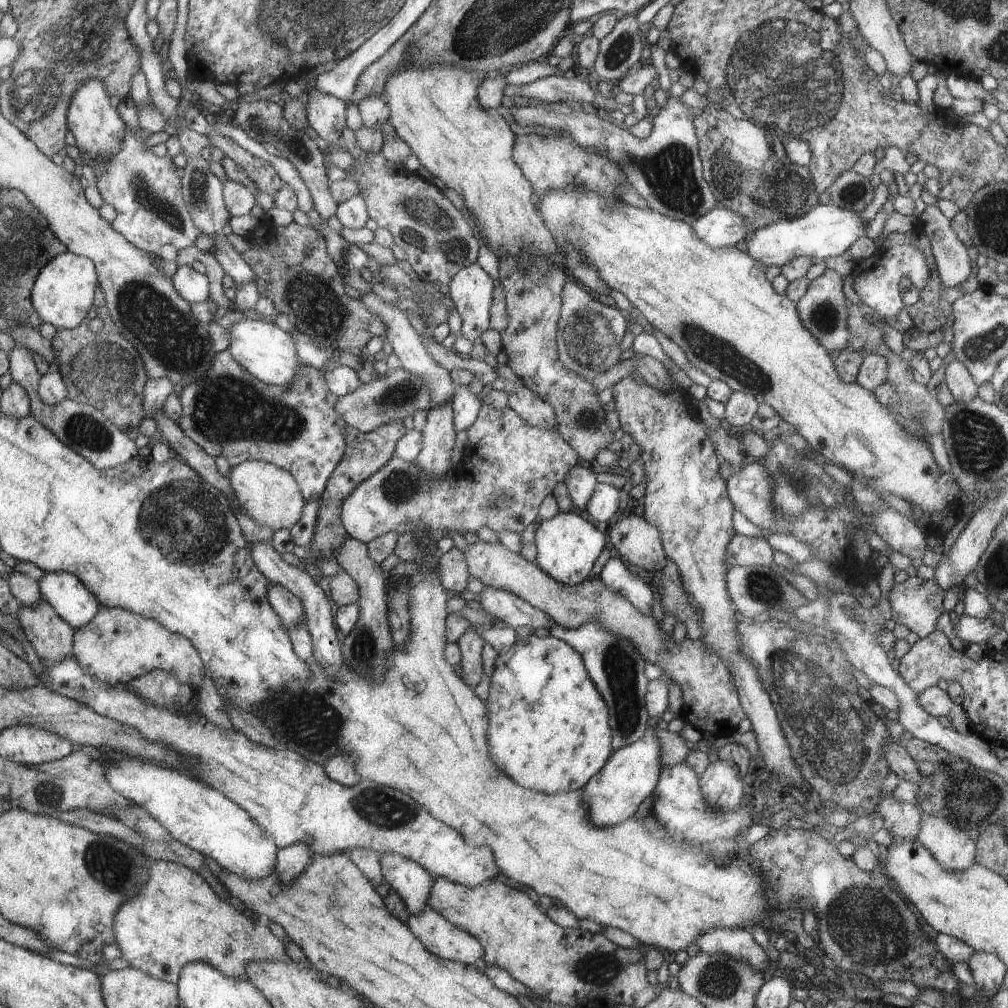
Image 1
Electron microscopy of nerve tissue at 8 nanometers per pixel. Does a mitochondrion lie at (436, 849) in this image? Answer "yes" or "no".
no

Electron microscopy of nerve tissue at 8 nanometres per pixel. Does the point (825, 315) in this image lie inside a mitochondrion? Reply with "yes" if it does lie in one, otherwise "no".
yes

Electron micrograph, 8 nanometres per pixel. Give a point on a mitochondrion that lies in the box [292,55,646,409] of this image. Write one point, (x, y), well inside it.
(589, 335)

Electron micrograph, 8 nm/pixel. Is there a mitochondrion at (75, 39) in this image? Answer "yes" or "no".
yes

